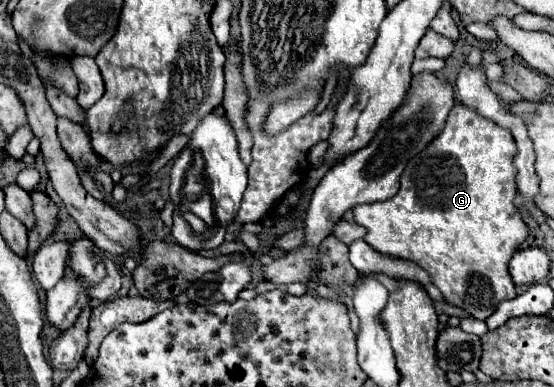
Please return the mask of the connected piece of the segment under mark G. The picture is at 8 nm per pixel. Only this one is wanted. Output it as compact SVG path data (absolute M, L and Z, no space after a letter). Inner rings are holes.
M456 102L448 116L446 128L408 162L402 174L400 192L388 202L356 206L354 222L368 230L364 240L378 252L414 260L422 266L432 276L434 286L438 286L448 304L466 310L478 320L486 320L502 300L516 296L508 274L508 262L528 236L528 228L514 206L514 156L516 142L508 130Z

